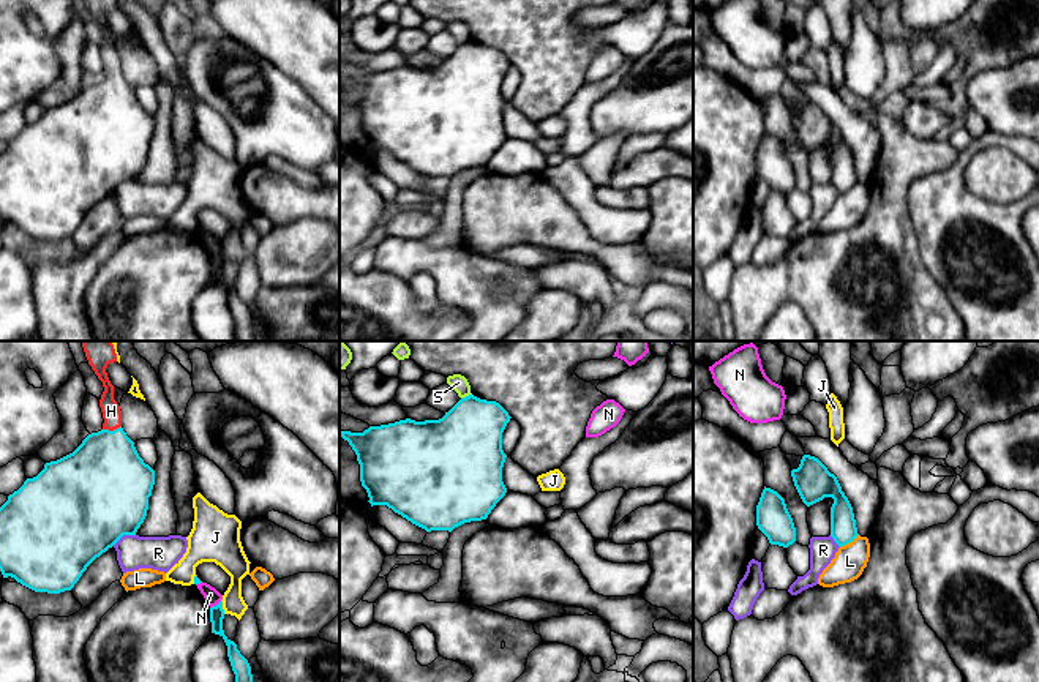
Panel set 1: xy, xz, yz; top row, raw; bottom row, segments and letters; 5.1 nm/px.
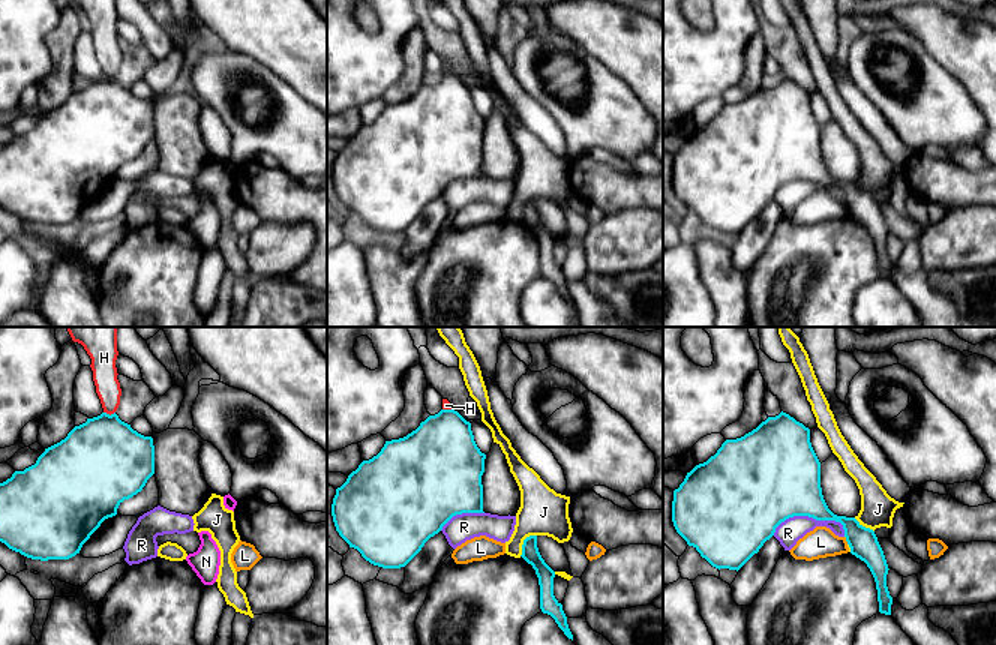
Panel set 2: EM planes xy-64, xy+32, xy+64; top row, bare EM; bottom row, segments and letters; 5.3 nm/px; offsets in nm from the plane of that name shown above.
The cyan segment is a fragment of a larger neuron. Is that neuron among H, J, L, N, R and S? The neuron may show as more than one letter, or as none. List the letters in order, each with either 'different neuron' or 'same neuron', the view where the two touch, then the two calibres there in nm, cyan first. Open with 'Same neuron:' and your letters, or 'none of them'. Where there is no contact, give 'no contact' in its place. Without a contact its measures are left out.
Same neuron: H
H: same neuron; meets cyan in xy; 420 nm thick on the cyan side, 100 nm on the other
J: different neuron; meets cyan in xy; 80 nm thick on the cyan side, 140 nm on the other
L: different neuron; meets cyan in yz; 140 nm thick on the cyan side, 160 nm on the other
N: different neuron; meets cyan in xy; 80 nm thick on the cyan side, 80 nm on the other
R: different neuron; meets cyan in xy; 500 nm thick on the cyan side, 180 nm on the other
S: different neuron; meets cyan in xz; 380 nm thick on the cyan side, 90 nm on the other

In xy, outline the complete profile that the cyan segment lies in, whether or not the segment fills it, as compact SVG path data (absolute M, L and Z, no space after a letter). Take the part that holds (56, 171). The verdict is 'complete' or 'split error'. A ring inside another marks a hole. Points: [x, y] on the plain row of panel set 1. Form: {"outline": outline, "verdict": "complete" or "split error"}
{"outline": "M85 0L103 28L103 76L88 81L69 101L44 115L8 142L0 153L0 218L35 238L71 237L87 213L123 182L136 182L148 156L155 117L139 103L122 74L122 57L106 14L117 0Z", "verdict": "split error"}

